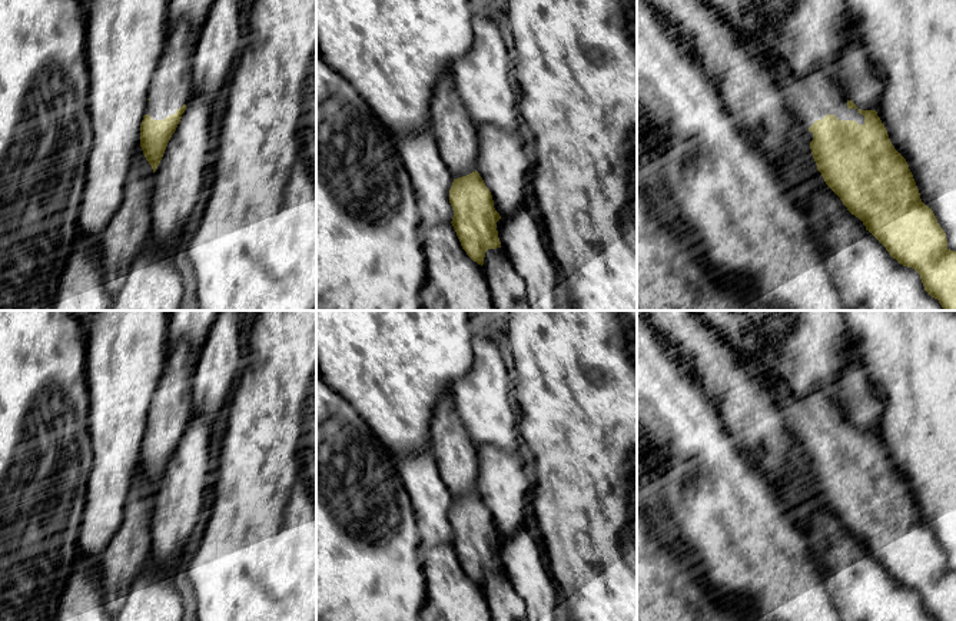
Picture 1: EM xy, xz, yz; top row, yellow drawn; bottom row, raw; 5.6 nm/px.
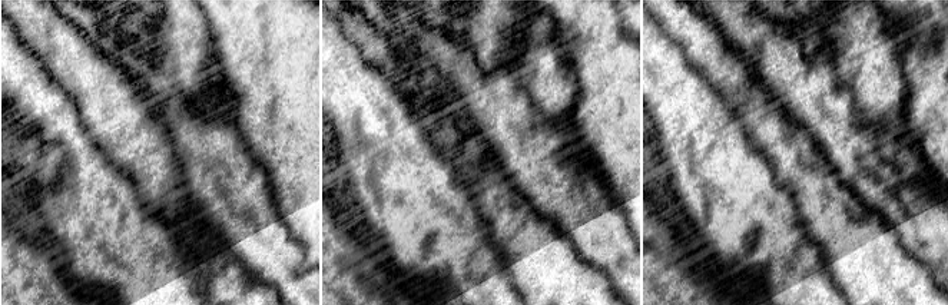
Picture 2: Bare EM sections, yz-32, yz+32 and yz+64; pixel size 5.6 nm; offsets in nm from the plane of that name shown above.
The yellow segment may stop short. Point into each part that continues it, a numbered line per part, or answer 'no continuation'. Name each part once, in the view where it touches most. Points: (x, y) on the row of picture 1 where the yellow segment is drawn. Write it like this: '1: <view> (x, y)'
1: yz (812, 98)

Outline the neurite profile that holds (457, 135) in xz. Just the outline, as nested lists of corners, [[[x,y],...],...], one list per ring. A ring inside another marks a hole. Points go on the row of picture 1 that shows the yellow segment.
[[[451,73],[444,74],[435,86],[429,103],[429,127],[454,179],[477,170],[478,126],[469,119]]]

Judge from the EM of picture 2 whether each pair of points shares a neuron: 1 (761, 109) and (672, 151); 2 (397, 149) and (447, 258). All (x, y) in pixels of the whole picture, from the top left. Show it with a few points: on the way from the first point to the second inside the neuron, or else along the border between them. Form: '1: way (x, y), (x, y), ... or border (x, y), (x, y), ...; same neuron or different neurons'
1: border (719, 90), (736, 115), (746, 136), (756, 148); different neurons
2: way (397, 176), (434, 231); same neuron

